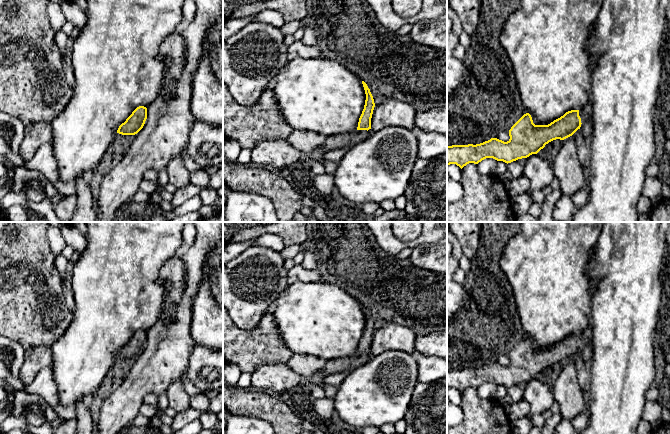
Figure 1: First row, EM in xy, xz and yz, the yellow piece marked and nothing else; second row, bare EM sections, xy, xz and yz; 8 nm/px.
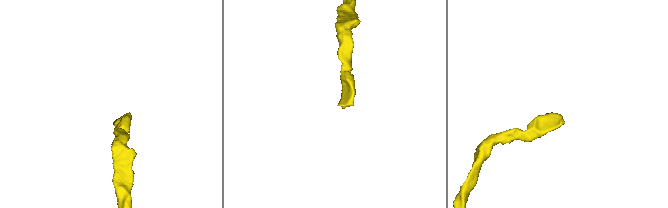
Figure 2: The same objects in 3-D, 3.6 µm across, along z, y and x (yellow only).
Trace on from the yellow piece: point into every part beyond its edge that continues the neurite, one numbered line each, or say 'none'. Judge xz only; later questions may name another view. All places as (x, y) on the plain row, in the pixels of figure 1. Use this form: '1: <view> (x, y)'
1: xz (345, 365)

